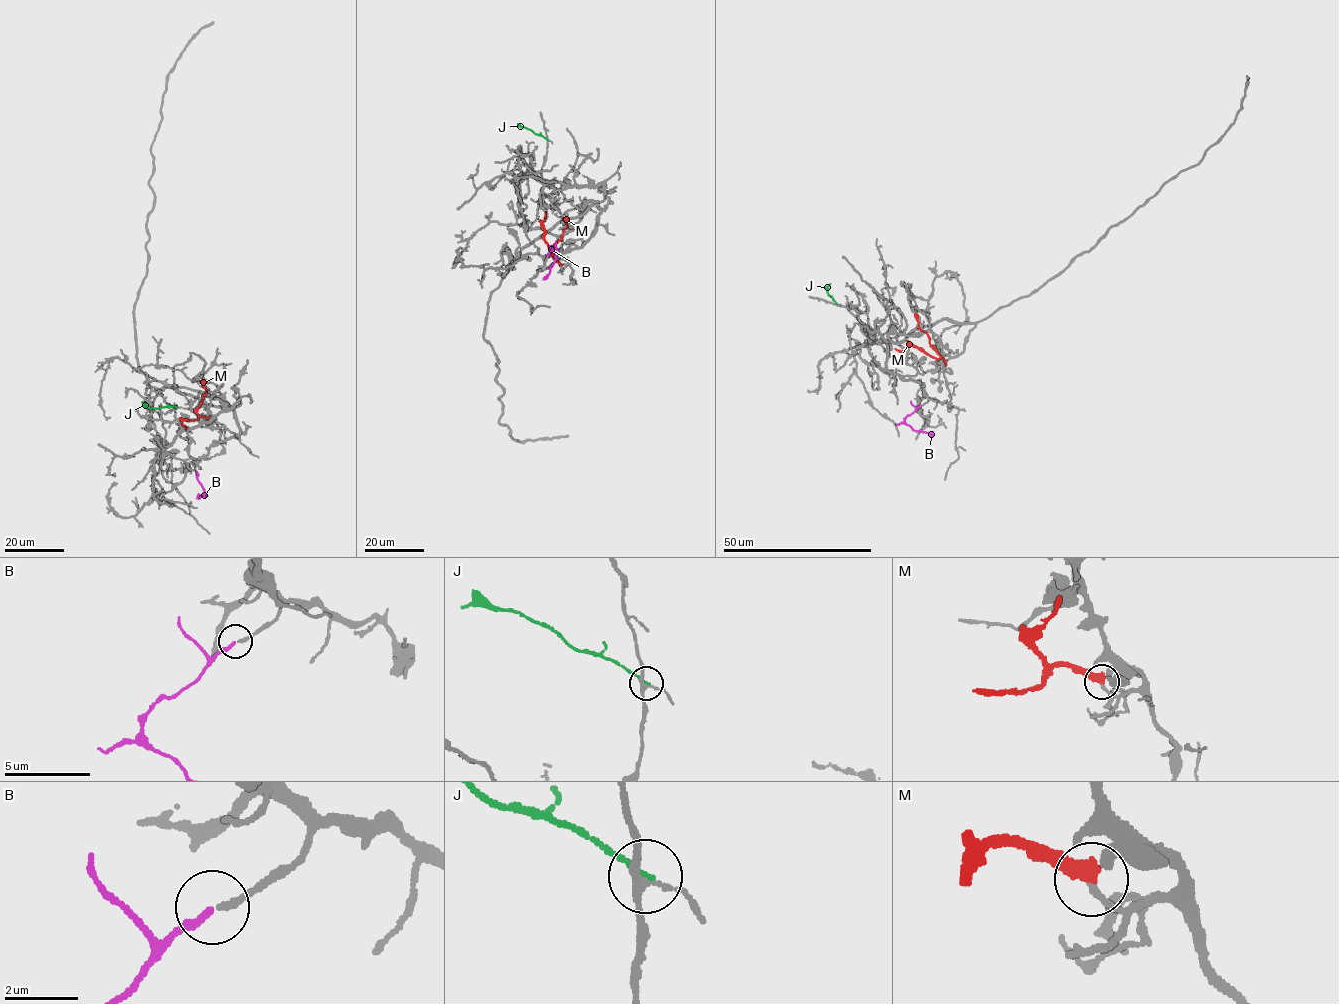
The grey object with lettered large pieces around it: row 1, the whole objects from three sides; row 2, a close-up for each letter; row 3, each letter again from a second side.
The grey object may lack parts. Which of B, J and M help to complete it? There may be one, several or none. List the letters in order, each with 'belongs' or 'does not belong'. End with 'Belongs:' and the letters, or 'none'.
B: belongs
J: does not belong
M: does not belong
Belongs: B

